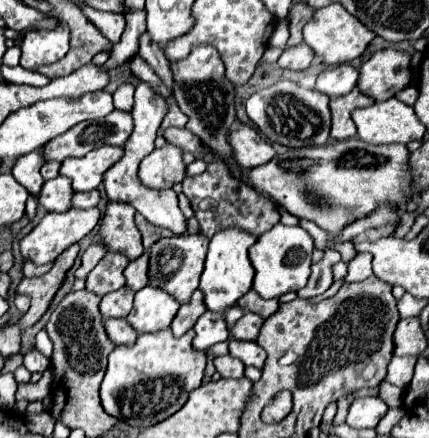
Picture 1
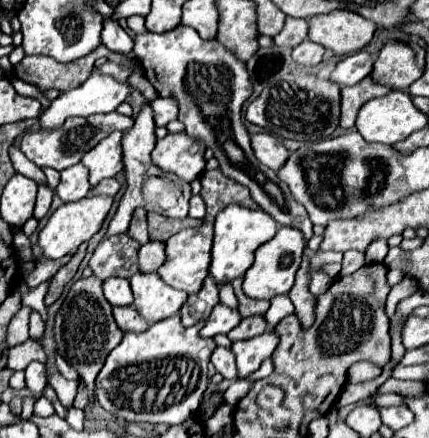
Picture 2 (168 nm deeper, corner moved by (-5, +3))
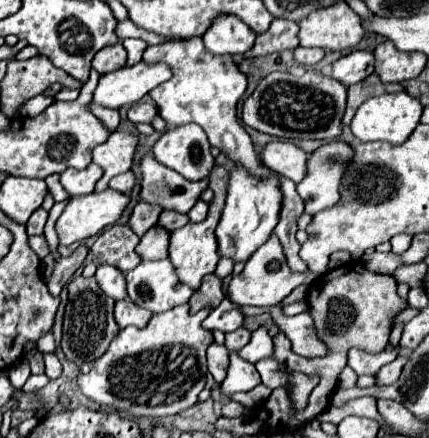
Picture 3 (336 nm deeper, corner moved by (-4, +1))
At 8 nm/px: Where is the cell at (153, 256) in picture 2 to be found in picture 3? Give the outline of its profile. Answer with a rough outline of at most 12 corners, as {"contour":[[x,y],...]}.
{"contour":[[154,225],[140,237],[142,259],[168,257],[164,227]]}

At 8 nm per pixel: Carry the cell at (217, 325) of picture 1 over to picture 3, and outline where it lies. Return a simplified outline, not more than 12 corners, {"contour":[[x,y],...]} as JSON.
{"contour":[[224,299],[202,325],[210,331],[236,331],[242,311]]}

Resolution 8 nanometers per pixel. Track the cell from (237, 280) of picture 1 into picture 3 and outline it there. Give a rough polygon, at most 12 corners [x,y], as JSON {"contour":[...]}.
{"contour":[[230,167],[216,227],[234,261],[272,235],[282,207],[278,175]]}

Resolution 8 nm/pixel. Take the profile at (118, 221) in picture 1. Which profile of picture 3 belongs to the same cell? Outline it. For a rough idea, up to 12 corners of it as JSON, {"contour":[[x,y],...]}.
{"contour":[[138,203],[130,217],[132,231],[140,237],[158,223],[162,209]]}

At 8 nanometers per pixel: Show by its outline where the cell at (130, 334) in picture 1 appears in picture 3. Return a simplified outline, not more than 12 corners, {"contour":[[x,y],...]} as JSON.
{"contour":[[130,299],[116,301],[120,327],[144,327],[152,313]]}

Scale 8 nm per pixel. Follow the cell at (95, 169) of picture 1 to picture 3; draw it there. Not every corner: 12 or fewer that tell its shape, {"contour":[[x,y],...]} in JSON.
{"contour":[[112,131],[94,149],[94,163],[104,169],[96,191],[114,175],[132,167],[136,135]]}

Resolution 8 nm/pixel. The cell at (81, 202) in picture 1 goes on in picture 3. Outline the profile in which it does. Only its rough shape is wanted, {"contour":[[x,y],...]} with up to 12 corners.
{"contour":[[126,171],[110,181],[116,191],[128,193],[136,183],[134,173]]}

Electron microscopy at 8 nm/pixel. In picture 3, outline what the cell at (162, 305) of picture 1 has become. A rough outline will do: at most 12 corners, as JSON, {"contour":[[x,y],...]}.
{"contour":[[170,259],[126,273],[128,297],[152,313],[188,303]]}

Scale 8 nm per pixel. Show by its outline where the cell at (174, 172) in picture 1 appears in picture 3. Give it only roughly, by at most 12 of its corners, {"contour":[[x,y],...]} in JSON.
{"contour":[[196,123],[168,129],[152,151],[188,181],[214,167]]}

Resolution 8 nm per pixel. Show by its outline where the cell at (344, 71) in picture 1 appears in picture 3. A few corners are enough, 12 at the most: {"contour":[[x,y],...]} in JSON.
{"contour":[[352,51],[332,67],[332,77],[346,87],[374,73],[370,51]]}

